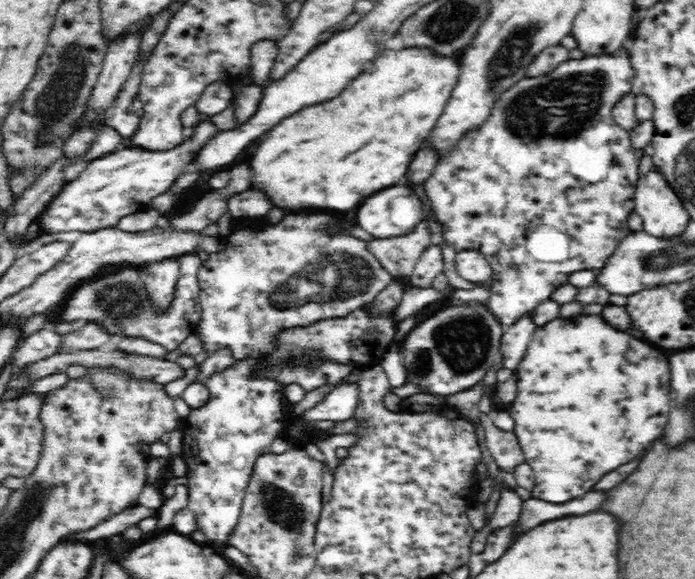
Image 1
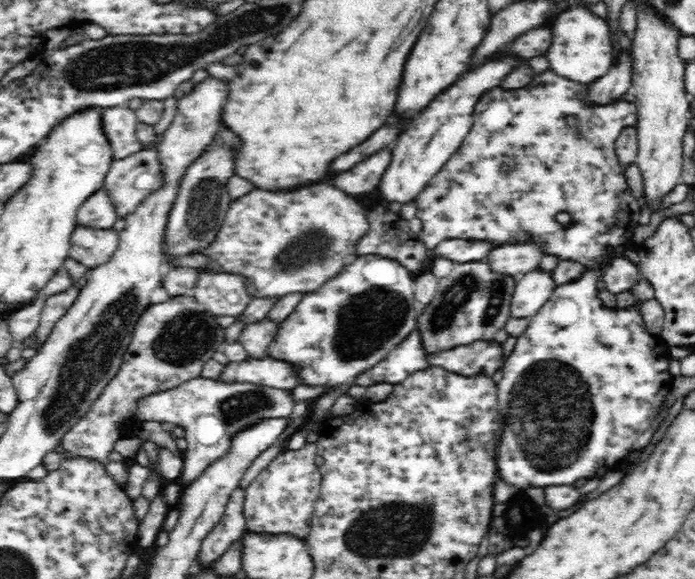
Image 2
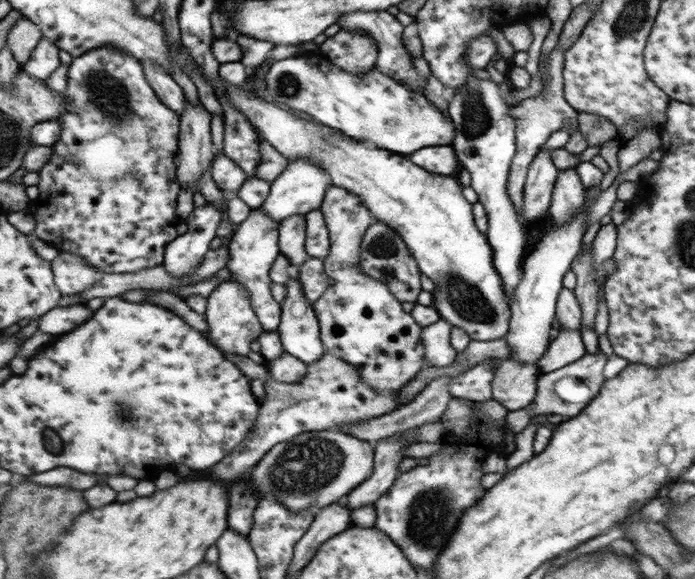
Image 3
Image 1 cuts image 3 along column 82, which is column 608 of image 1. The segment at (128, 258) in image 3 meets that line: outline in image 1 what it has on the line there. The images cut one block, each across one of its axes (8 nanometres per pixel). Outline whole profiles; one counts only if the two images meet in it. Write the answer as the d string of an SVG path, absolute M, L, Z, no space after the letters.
M625 48L622 53L614 57L601 55L586 56L580 60L571 59L566 61L566 66L558 66L558 70L554 70L548 76L520 80L514 88L508 90L508 94L502 98L502 104L498 104L498 110L495 109L489 120L486 120L476 132L464 134L464 138L458 142L458 145L438 160L432 177L424 184L426 195L432 201L432 207L436 211L436 220L442 225L443 243L456 252L466 249L480 251L488 259L493 276L490 280L491 294L487 309L503 328L510 327L514 322L530 315L534 308L548 299L554 290L568 283L568 278L573 272L602 268L608 258L612 258L615 246L618 246L618 243L633 231L628 226L627 218L635 206L633 198L640 180L639 159L634 155L635 149L631 147L627 131L623 130L611 116L616 102L623 94L630 93L632 79L634 79L634 69L628 61L628 50Z

